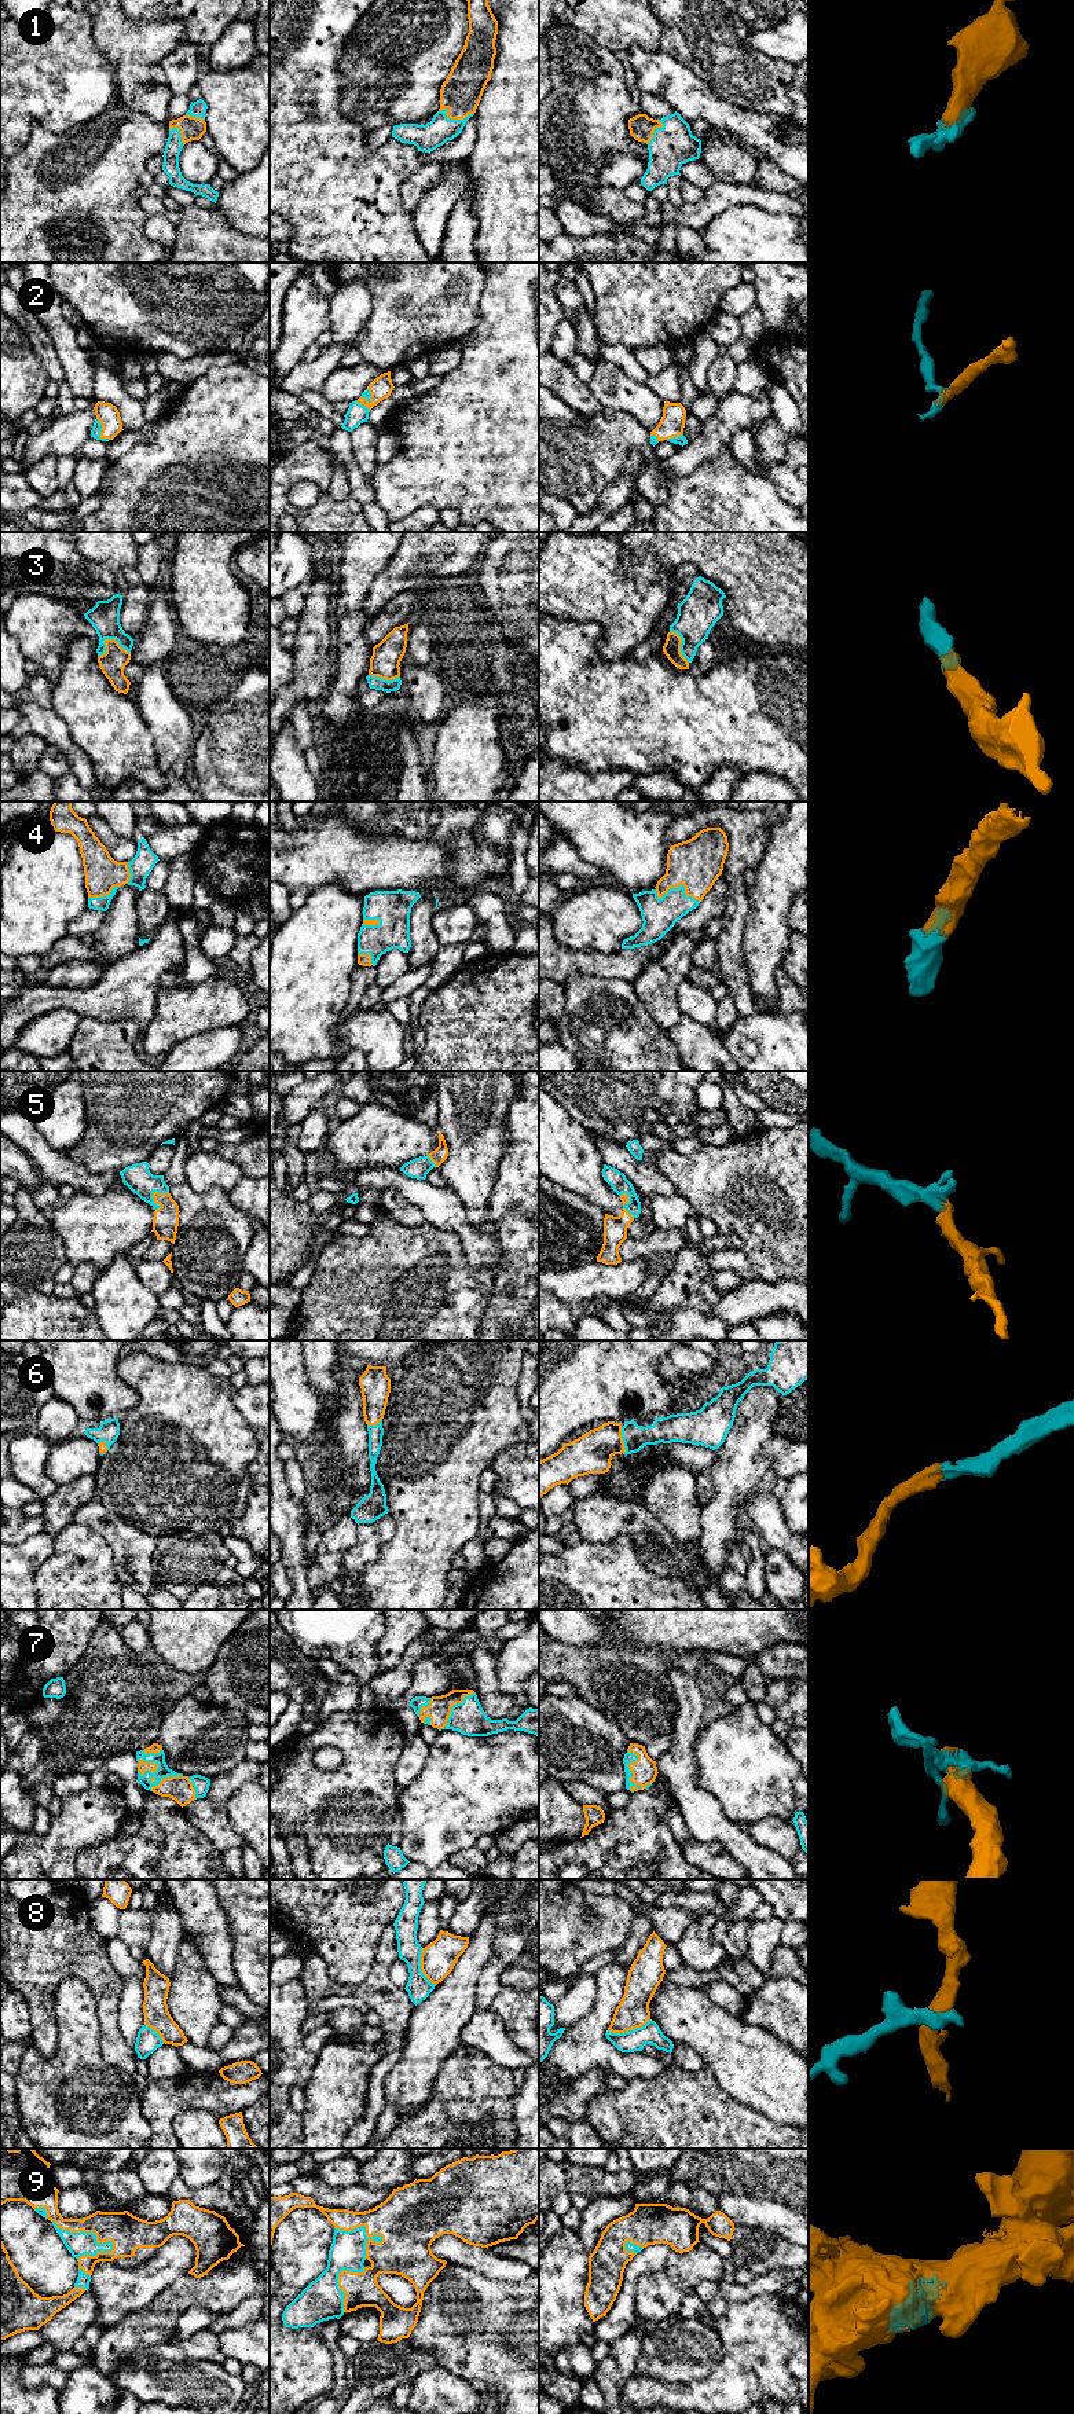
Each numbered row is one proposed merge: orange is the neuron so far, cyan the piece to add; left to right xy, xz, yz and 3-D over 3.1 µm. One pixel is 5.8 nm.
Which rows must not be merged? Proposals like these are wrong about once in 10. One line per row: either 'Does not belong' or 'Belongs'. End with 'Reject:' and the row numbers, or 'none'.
1: Belongs
2: Belongs
3: Belongs
4: Belongs
5: Belongs
6: Belongs
7: Belongs
8: Does not belong
9: Belongs
Reject: 8

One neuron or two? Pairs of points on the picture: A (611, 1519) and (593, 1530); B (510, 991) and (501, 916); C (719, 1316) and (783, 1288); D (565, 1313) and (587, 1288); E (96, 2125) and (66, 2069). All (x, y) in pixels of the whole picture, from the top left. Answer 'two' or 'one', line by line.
A: one
B: two
C: one
D: two
E: one

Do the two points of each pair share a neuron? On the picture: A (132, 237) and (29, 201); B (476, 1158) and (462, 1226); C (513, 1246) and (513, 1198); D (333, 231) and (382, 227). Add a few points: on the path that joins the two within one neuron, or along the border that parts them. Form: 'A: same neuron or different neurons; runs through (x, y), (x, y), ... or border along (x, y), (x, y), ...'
A: same neuron; runs through (106, 237), (83, 226), (65, 226), (55, 217)
B: different neurons; border along (447, 1187), (472, 1224), (488, 1222)
C: different neurons; border along (524, 1215), (506, 1214), (494, 1225)
D: same neuron; runs through (345, 231), (370, 231)

